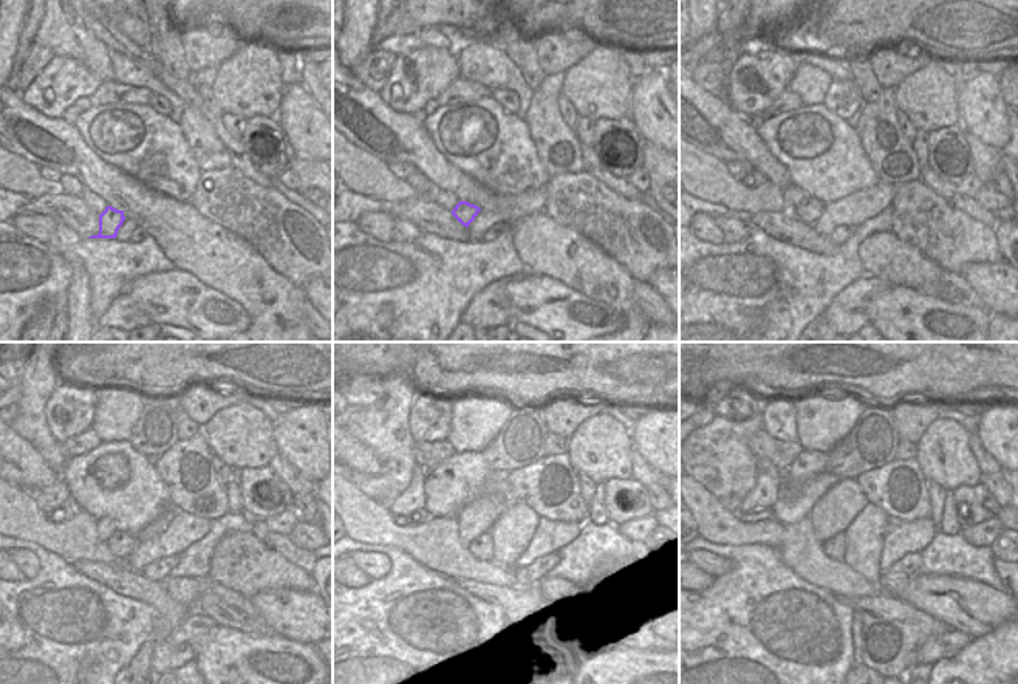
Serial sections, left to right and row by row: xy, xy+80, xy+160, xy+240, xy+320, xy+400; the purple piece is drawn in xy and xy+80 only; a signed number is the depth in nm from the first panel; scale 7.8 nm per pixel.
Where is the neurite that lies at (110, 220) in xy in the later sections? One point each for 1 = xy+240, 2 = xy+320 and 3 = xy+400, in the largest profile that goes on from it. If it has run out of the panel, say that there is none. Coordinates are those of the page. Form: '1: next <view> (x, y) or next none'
1: next xy+240 (140, 554)
2: next xy+320 (481, 548)
3: next xy+400 (834, 548)

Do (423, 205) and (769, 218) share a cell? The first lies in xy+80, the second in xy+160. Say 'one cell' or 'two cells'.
one cell

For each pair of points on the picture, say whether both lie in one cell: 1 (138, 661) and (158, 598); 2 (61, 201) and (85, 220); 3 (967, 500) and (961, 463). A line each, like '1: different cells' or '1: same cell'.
1: different cells
2: same cell
3: different cells

